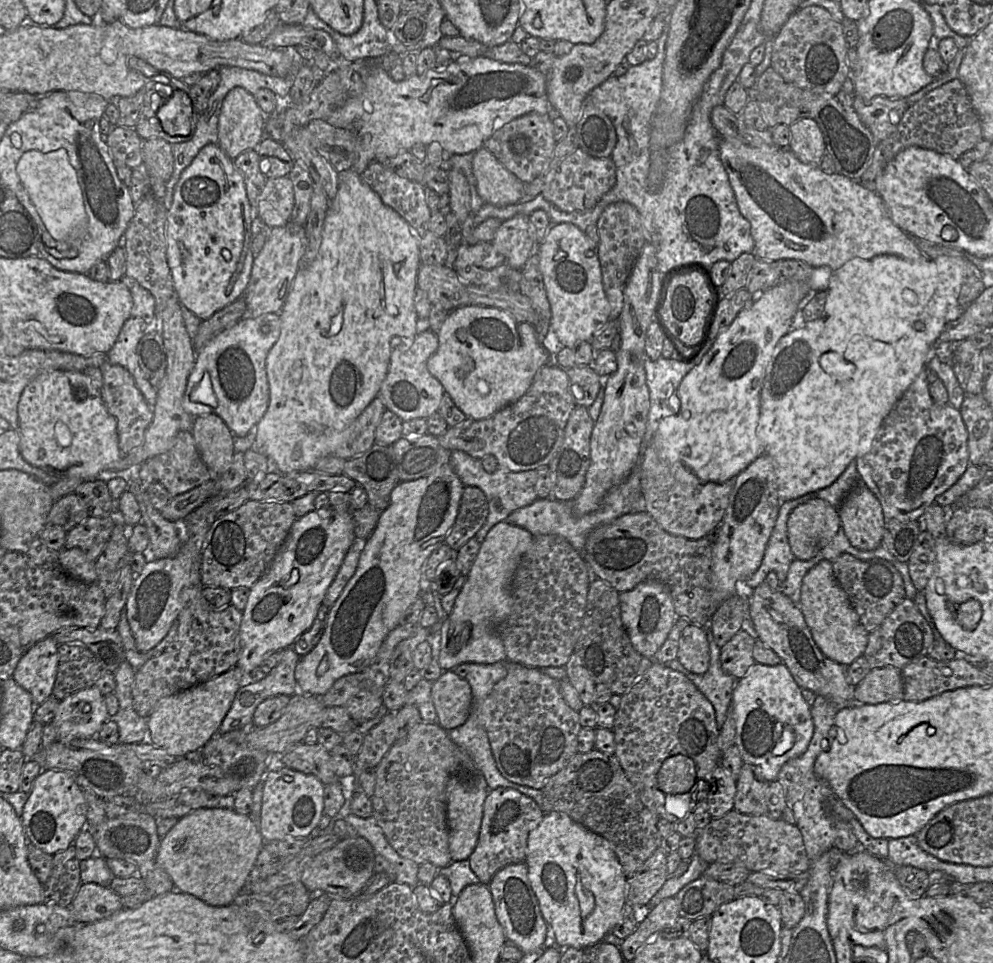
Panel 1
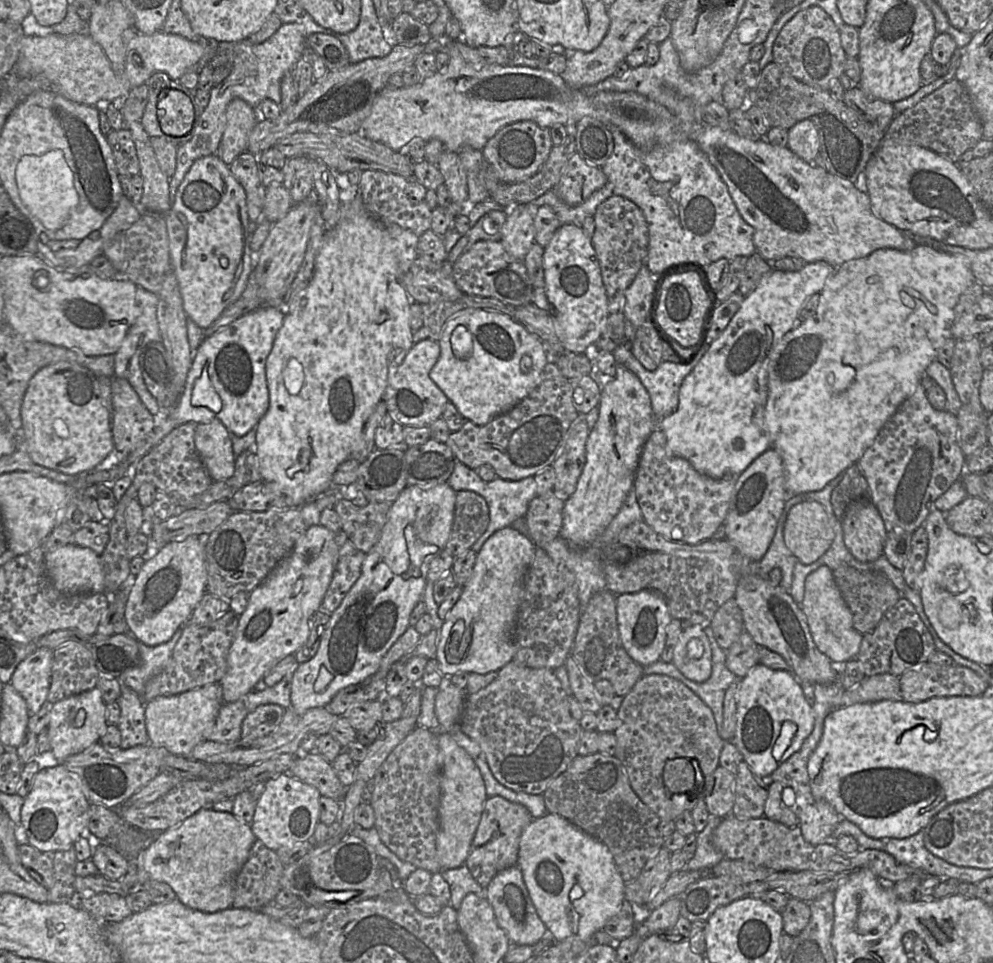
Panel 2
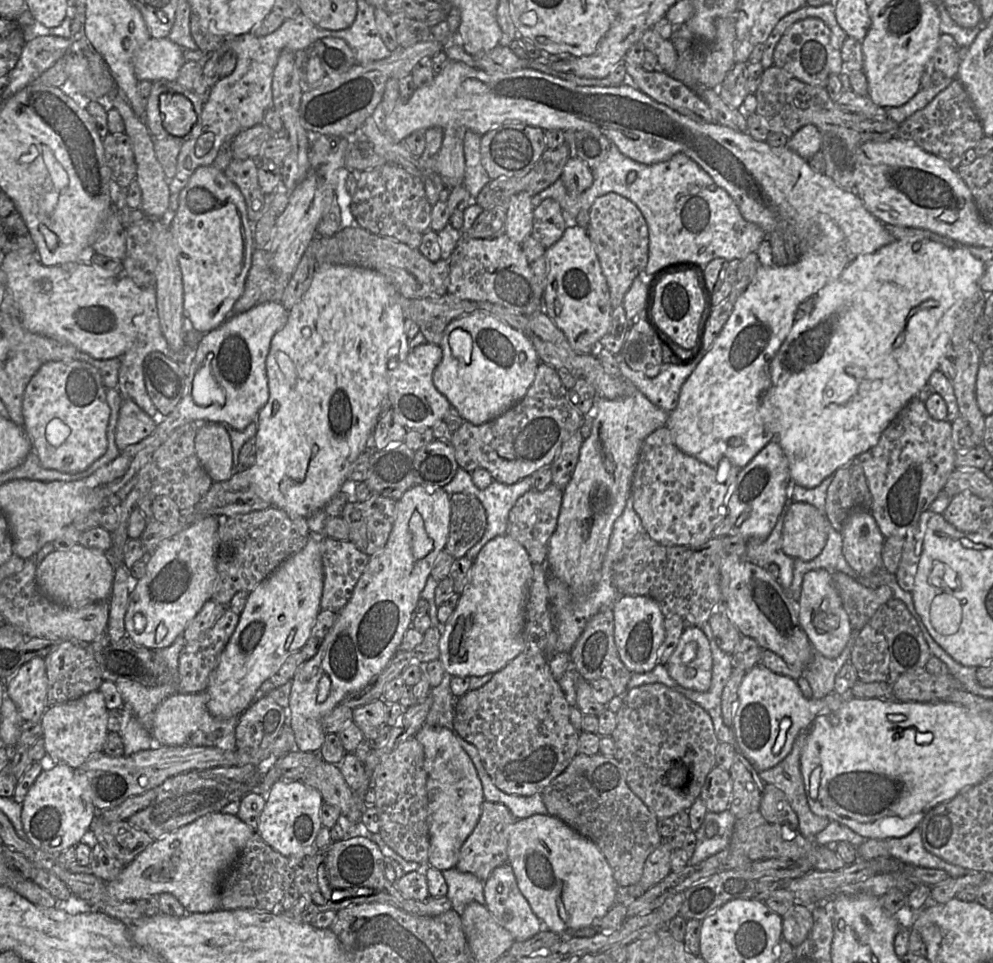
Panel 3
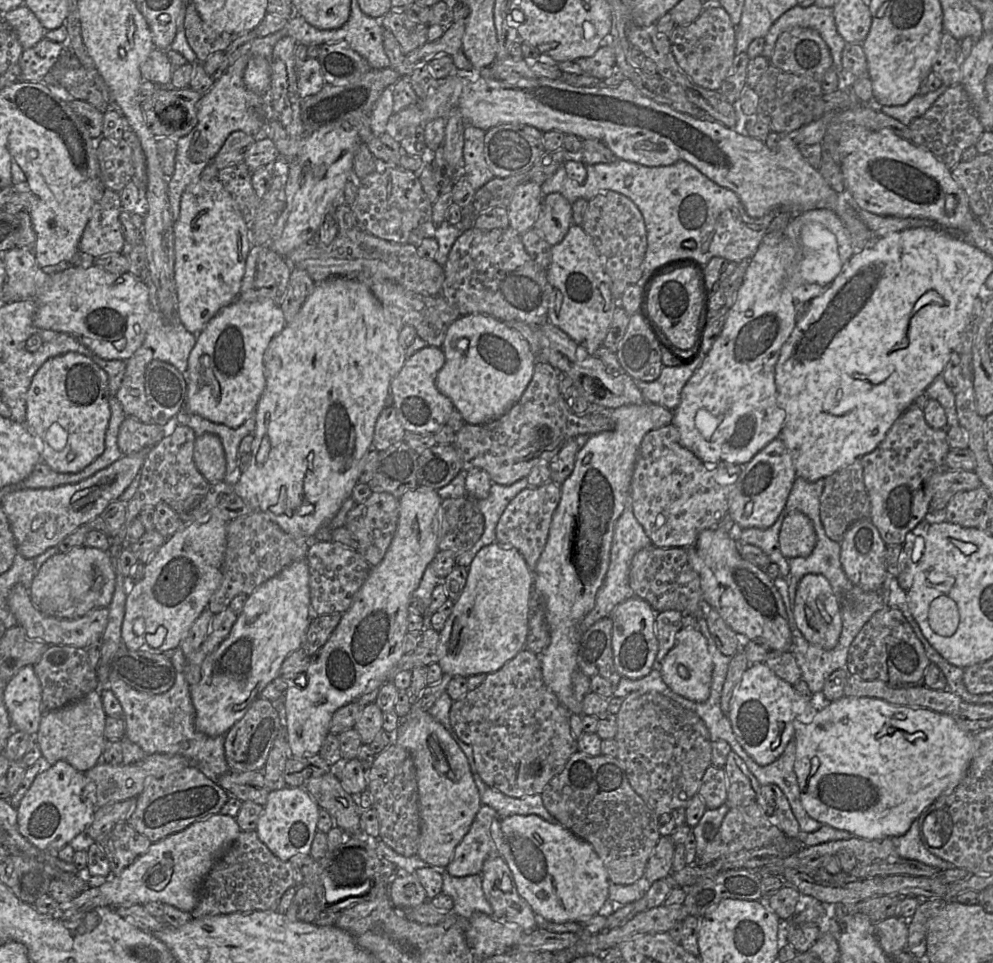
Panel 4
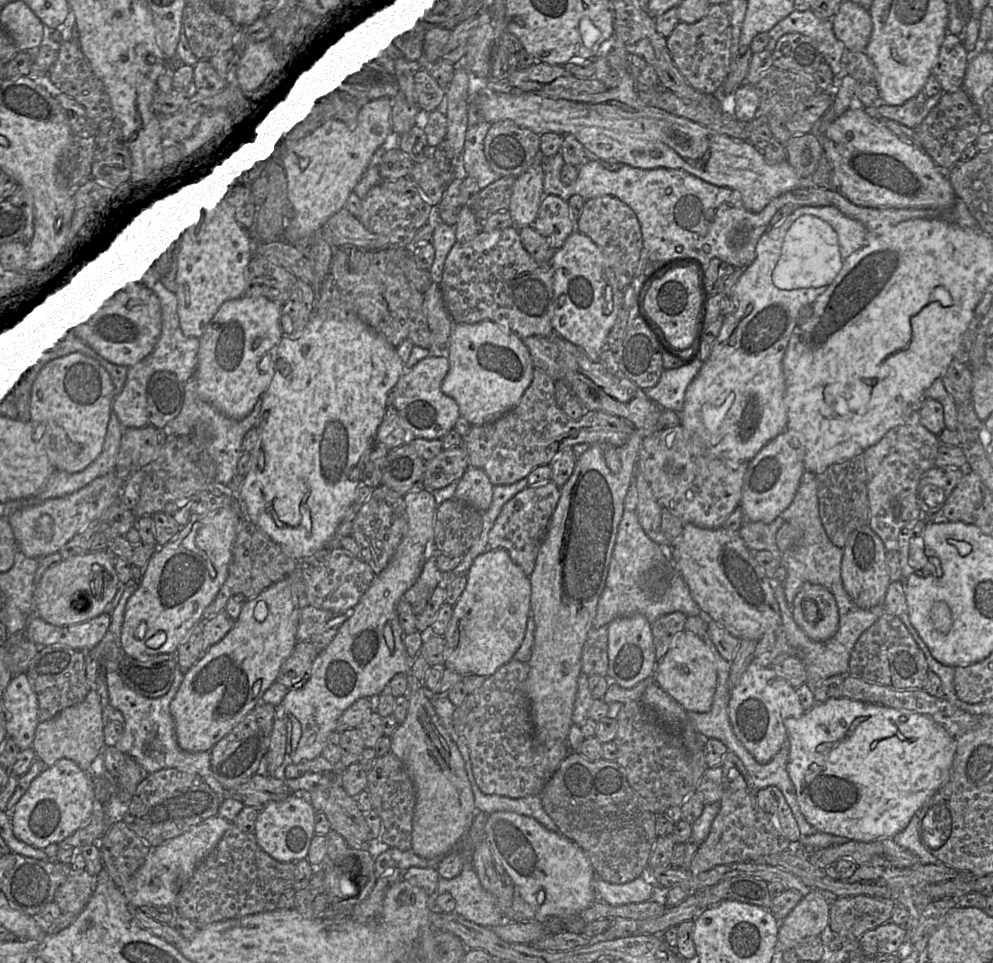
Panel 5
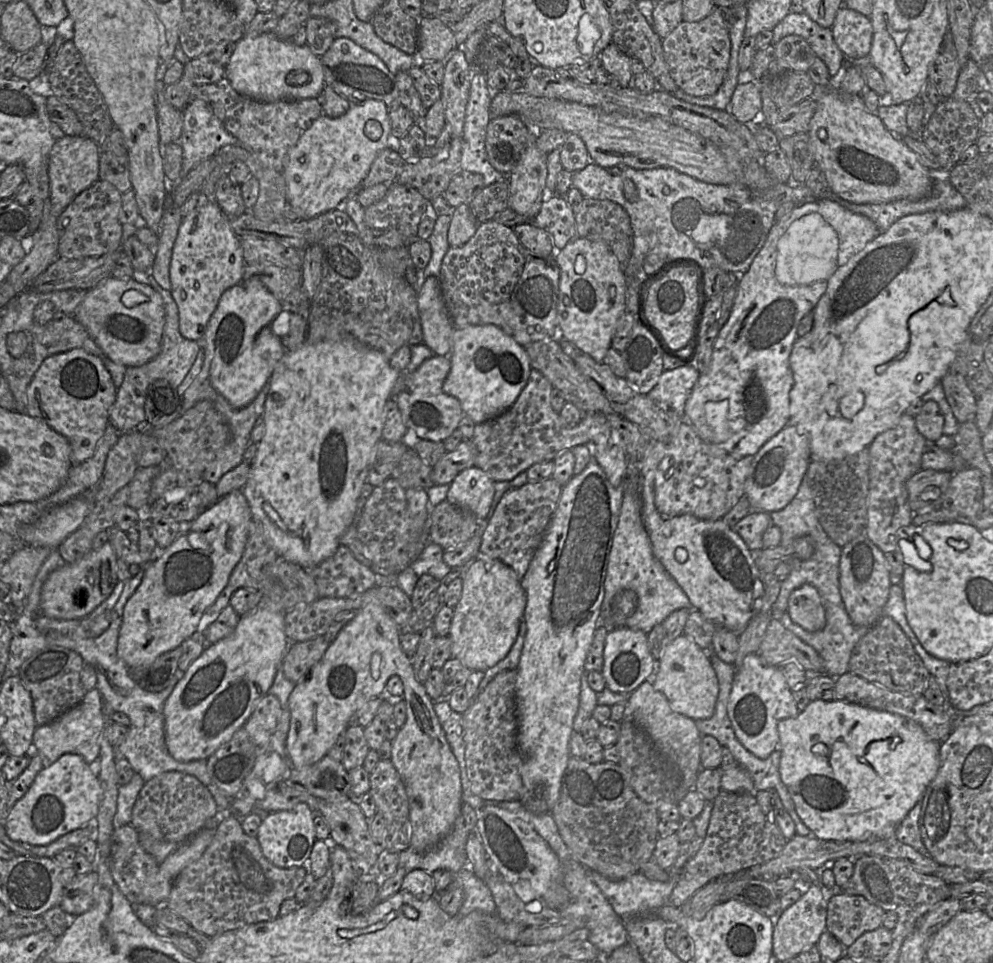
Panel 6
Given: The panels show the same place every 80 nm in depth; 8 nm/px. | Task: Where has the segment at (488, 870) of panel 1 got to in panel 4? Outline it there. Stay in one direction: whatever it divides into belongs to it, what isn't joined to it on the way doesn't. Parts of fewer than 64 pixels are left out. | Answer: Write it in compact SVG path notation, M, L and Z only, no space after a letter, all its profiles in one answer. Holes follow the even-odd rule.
M482 804L480 806L480 809L478 810L471 827L467 834L462 838L461 842L456 846L454 850L453 857L449 864L446 866L445 870L447 872L455 877L463 877L468 875L474 875L474 874L481 874L483 864L486 859L500 856L496 847L496 843L494 839L491 836L491 826L493 823L497 823L499 827L499 821L501 817L498 815L496 810L494 810L492 807Z

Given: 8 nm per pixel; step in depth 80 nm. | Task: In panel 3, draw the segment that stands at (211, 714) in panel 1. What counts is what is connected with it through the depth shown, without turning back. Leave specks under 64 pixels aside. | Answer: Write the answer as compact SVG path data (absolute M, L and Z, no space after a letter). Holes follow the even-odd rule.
M205 691L196 693L175 693L165 698L156 708L151 735L161 746L187 746L190 736L198 730L204 711L207 711L208 695Z

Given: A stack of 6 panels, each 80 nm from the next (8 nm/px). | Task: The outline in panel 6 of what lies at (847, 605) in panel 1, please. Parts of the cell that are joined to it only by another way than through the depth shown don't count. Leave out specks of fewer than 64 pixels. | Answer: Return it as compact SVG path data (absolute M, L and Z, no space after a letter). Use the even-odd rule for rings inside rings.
M803 584L792 591L786 611L791 620L809 632L822 630L826 624L825 609L818 590Z

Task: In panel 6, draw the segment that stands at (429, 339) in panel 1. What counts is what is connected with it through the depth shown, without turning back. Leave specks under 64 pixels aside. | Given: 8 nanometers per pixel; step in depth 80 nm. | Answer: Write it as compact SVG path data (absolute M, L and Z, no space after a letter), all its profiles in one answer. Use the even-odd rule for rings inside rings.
M436 355L425 360L413 373L406 375L405 386L396 396L396 402L407 429L412 429L420 439L443 442L459 425L463 417L460 402L442 390L451 368L447 357Z

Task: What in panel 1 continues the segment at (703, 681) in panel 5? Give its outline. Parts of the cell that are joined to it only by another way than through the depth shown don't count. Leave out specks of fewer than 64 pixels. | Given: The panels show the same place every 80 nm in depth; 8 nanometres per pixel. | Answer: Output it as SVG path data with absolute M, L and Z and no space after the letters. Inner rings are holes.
M692 624L682 630L677 660L695 674L704 674L708 670L710 649L705 628Z

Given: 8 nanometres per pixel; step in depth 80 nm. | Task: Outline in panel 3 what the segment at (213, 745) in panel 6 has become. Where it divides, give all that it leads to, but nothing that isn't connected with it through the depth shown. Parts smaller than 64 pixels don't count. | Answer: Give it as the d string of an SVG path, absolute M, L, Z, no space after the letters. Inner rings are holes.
M310 534L306 546L287 558L274 572L249 593L245 608L228 644L221 654L217 667L209 677L205 692L208 695L207 711L216 718L239 716L253 701L260 685L275 674L285 660L300 652L310 637L311 629L321 610L324 573L320 544L322 535Z

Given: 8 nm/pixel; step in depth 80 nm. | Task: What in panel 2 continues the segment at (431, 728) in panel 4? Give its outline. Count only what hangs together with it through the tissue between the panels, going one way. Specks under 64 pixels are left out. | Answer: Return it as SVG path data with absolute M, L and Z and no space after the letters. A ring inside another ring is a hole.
M439 733L437 738L439 752L442 755L439 829L436 840L437 858L442 869L454 869L466 862L488 796L480 770L467 751L457 744L450 733Z

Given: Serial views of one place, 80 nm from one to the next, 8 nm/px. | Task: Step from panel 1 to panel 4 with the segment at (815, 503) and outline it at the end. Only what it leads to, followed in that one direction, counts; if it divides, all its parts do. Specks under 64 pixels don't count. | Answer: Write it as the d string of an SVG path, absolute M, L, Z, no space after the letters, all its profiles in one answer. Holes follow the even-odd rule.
M800 511L787 514L779 532L779 547L786 559L808 557L817 542L811 519Z

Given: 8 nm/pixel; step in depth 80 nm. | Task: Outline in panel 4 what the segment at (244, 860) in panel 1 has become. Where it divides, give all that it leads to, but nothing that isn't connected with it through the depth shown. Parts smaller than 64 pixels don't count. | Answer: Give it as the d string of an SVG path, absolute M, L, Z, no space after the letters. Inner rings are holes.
M220 813L197 821L180 832L171 834L162 840L151 843L146 853L139 856L132 864L127 866L119 875L111 875L105 882L96 883L69 904L60 904L62 911L57 911L56 918L74 921L83 914L93 911L97 907L128 907L132 905L145 905L148 902L159 902L174 906L175 908L191 913L196 907L203 881L214 864L225 854L231 844L237 839L241 829L235 818Z

